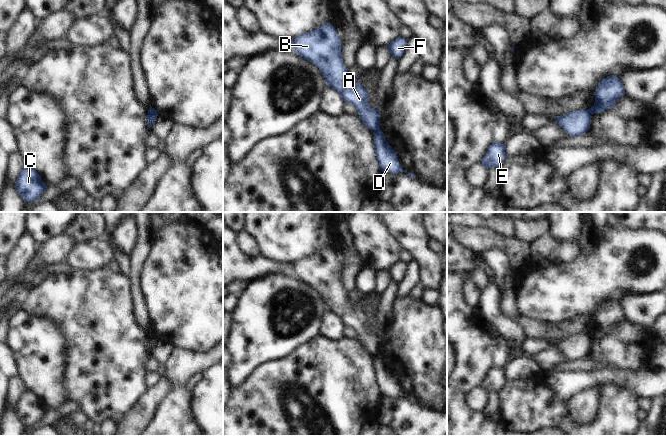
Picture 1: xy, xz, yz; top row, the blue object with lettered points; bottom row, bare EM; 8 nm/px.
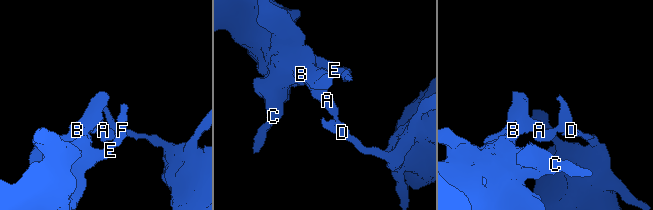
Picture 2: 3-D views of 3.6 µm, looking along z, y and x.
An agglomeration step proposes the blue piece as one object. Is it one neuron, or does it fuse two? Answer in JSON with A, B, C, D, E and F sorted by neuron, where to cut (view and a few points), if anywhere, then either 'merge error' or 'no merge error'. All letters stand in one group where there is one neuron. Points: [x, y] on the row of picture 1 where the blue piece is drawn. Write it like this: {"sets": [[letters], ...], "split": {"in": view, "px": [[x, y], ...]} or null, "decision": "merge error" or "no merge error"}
{"sets": [["A", "B", "C", "E", "F"], ["D"]], "split": {"in": "xz", "px": [[379, 128], [372, 130]]}, "decision": "merge error"}

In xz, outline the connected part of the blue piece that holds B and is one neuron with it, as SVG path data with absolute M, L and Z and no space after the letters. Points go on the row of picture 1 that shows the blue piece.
M331 23L301 34L292 40L295 52L319 68L329 87L353 104L367 128L380 129L380 111L371 109L368 92L351 77L342 62L342 39Z

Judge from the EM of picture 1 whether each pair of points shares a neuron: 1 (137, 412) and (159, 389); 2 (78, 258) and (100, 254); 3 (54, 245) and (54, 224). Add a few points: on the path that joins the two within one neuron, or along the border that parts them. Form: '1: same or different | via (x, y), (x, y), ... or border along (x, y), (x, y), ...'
1: same | via (143, 406), (154, 395)
2: same | via (83, 256), (95, 254)
3: different | border along (62, 233), (52, 236), (38, 245)

